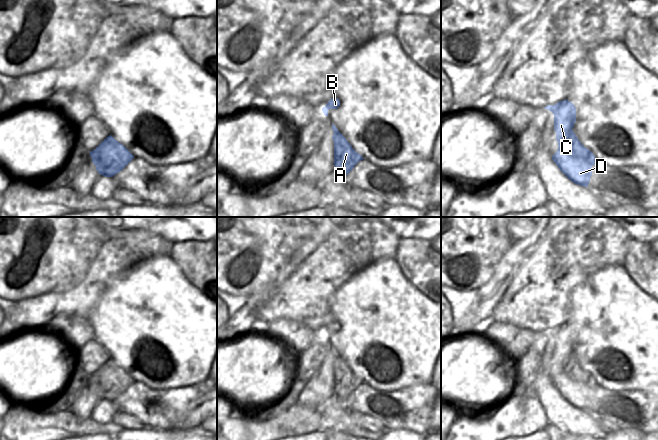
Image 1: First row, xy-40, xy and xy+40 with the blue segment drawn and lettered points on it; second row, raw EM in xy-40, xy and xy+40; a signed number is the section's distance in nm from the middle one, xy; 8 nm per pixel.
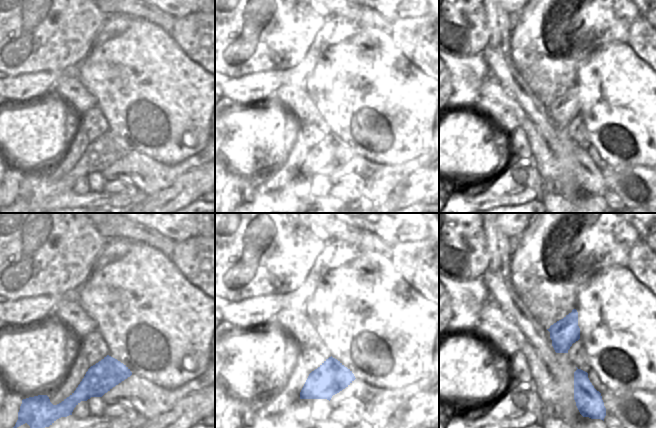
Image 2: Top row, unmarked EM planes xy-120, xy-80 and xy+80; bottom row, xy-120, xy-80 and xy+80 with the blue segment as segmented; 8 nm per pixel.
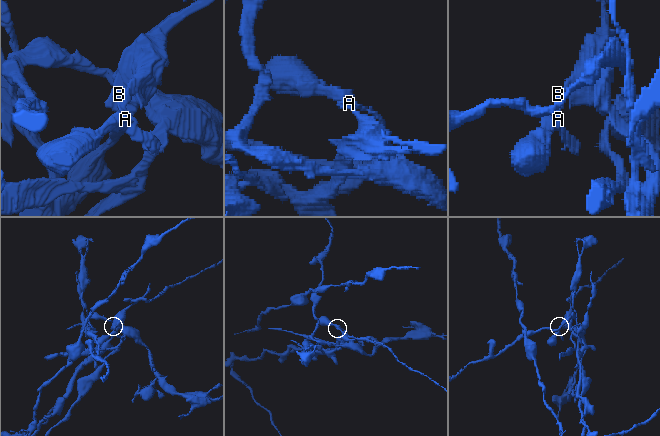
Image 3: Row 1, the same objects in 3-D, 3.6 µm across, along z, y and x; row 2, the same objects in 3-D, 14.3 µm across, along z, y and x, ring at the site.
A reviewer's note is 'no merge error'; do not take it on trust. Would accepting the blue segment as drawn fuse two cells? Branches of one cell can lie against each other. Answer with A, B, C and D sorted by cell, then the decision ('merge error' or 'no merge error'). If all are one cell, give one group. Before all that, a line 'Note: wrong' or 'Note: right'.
Note: wrong
A D / B C | merge error

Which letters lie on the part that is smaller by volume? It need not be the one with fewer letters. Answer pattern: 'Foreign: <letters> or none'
Foreign: A, D

